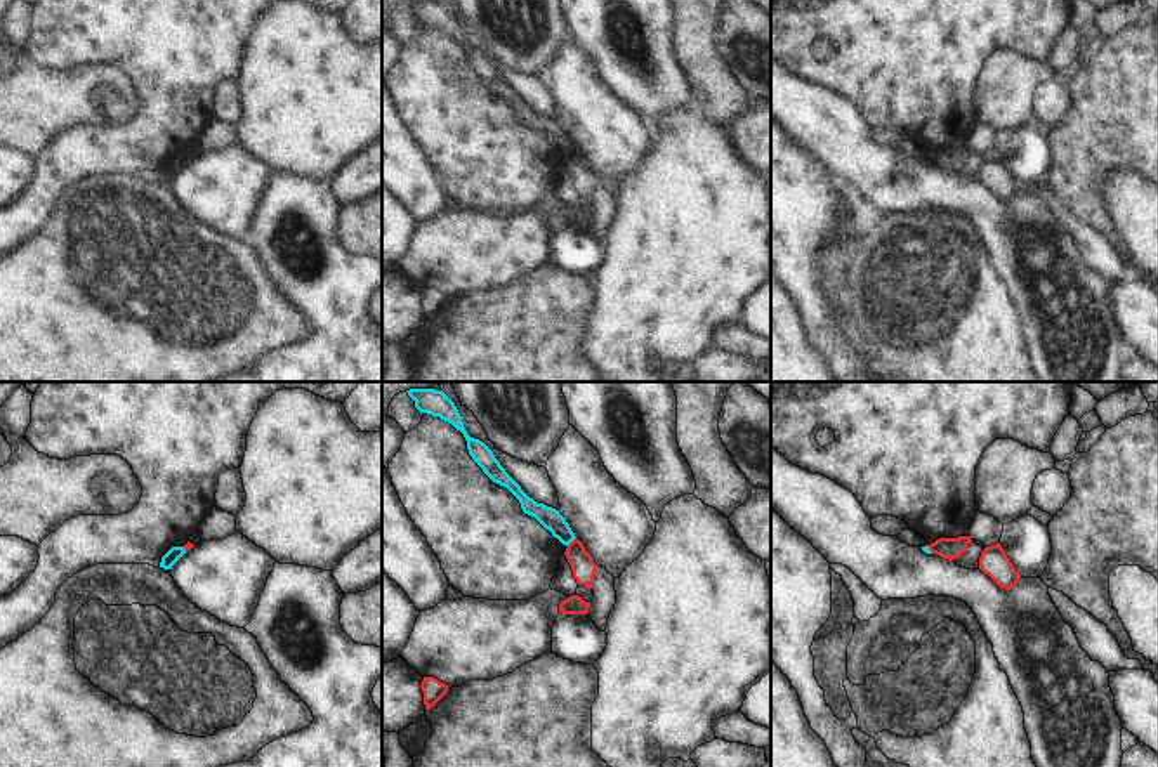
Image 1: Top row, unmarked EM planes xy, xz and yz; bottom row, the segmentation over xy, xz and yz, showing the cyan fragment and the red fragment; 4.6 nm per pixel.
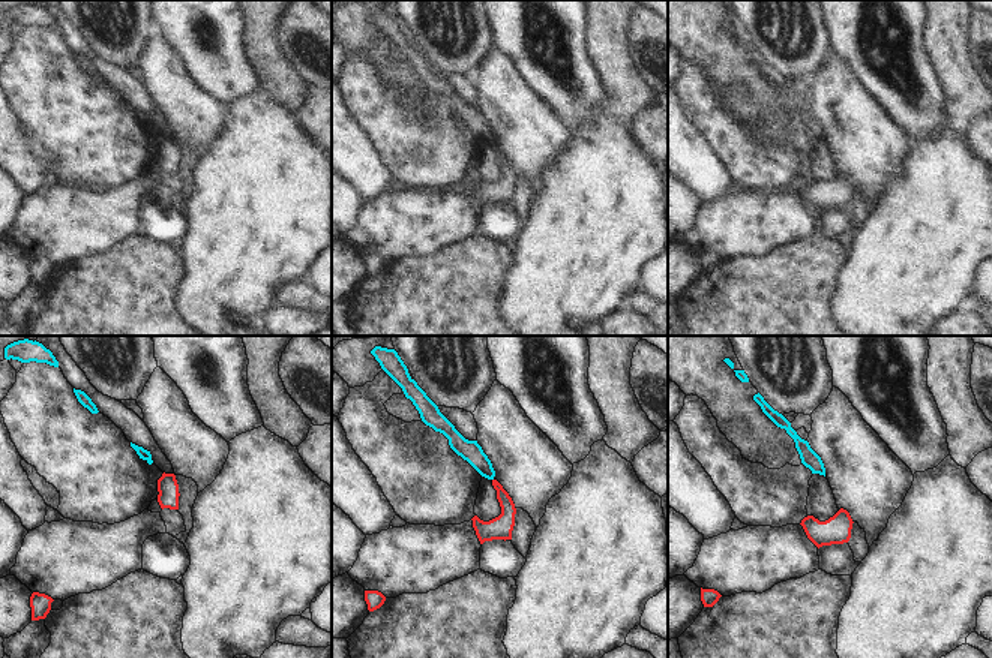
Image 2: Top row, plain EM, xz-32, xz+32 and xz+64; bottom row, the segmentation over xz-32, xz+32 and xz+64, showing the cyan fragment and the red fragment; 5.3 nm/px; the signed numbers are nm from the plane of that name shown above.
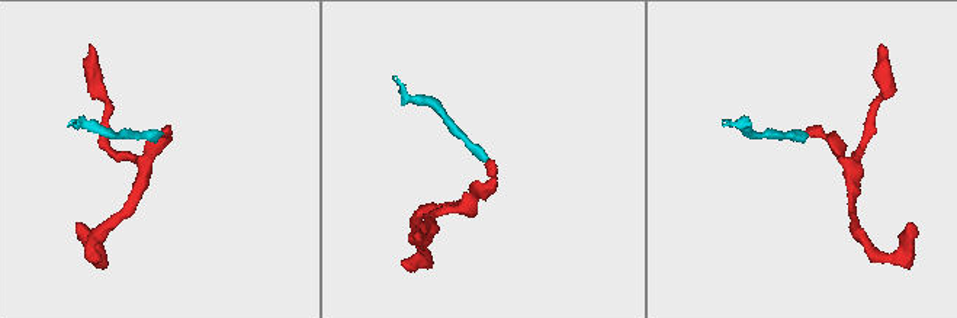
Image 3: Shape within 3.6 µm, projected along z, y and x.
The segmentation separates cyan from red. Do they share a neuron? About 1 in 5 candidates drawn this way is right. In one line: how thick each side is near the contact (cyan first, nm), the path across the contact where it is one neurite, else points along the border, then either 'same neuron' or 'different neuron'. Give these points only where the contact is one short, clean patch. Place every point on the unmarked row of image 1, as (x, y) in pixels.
100/120 nm | along xz (575, 148), (566, 157) | different neuron

